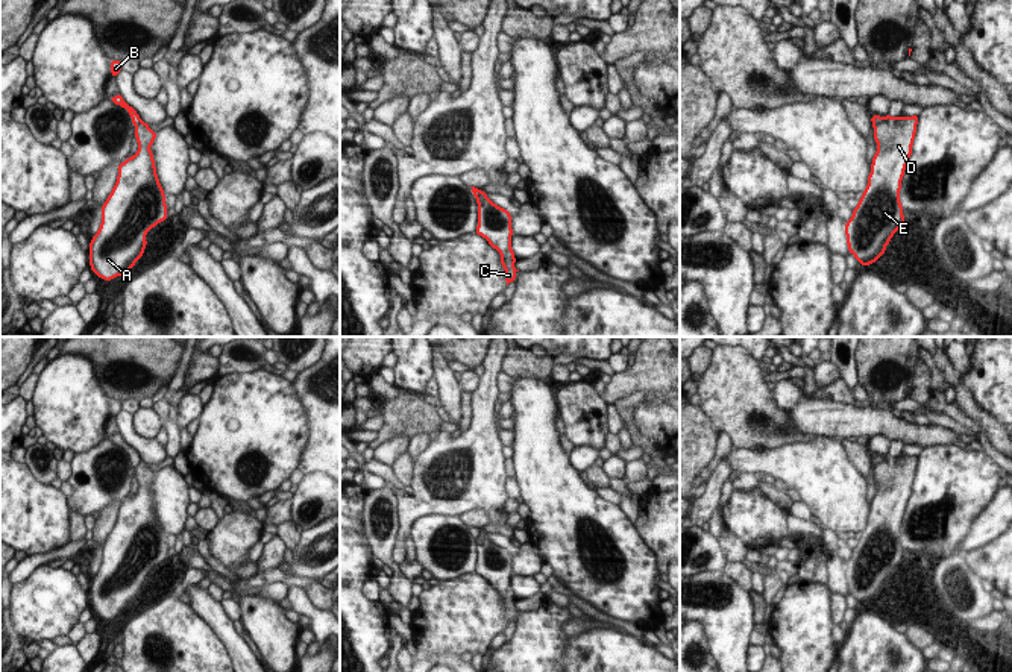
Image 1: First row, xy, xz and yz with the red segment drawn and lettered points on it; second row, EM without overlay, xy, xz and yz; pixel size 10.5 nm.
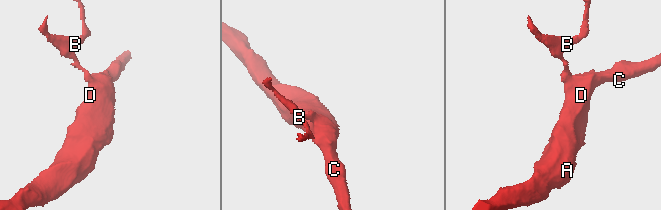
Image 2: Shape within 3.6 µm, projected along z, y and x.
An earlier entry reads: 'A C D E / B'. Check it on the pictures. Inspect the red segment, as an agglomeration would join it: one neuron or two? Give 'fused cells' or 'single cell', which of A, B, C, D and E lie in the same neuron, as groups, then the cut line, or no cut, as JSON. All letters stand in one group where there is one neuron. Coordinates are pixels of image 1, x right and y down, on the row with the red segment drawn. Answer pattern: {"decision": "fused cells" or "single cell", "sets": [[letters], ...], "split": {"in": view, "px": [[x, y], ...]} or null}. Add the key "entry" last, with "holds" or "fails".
{"decision": "fused cells", "sets": [["A", "C", "D", "E"], ["B"]], "split": {"in": "xy", "px": [[140, 120], [135, 126]]}, "entry": "holds"}

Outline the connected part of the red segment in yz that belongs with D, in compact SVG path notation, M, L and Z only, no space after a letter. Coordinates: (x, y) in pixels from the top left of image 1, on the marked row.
M886 115L874 126L877 152L868 185L845 225L848 252L860 265L875 262L894 234L904 225L900 190L912 155L918 117Z

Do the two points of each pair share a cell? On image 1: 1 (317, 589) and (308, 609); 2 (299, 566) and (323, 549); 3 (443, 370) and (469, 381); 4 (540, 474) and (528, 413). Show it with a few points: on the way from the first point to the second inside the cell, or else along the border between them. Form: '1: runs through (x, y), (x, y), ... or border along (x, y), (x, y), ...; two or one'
1: border along (304, 589), (308, 599), (323, 612); two
2: runs through (305, 563), (317, 552); one
3: border along (458, 384), (463, 390); two
4: runs through (539, 458), (534, 428); one

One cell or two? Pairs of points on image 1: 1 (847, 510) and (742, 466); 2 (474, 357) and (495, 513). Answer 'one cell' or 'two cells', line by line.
1: one cell
2: two cells

